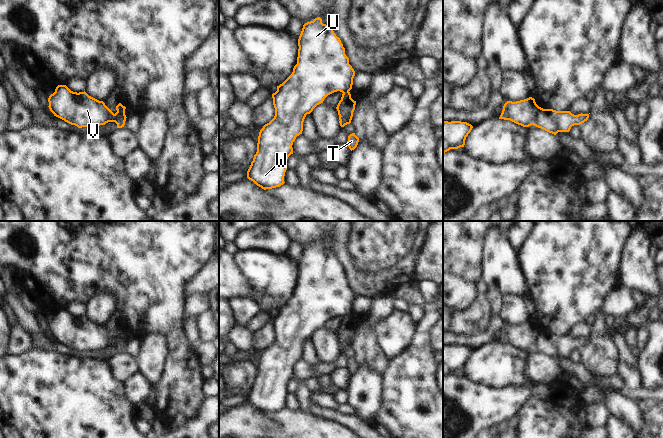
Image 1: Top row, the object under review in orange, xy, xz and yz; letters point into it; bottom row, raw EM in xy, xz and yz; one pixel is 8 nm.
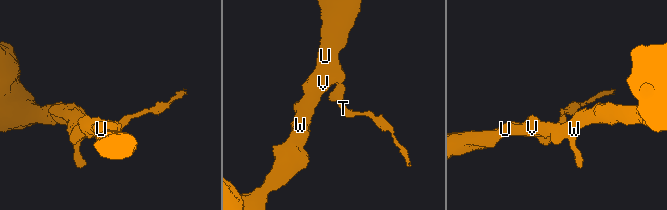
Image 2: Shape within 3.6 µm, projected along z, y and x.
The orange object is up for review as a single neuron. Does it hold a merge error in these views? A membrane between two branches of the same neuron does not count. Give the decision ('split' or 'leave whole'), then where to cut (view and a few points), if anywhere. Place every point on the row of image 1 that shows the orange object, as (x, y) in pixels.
split; cut in yz along (539, 107), (537, 121), (534, 125)

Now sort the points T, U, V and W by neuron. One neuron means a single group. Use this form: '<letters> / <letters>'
T / U V W

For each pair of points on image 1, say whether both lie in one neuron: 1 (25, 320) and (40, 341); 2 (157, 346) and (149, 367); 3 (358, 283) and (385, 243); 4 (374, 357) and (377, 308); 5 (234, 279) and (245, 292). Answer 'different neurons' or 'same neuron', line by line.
1: same neuron
2: same neuron
3: different neurons
4: same neuron
5: same neuron

